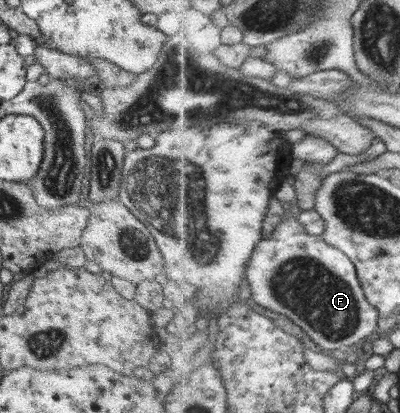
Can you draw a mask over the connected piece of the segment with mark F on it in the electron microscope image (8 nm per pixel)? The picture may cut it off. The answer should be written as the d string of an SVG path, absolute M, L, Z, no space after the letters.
M290 207L271 235L258 242L245 275L251 300L266 310L286 316L323 352L356 347L358 342L375 336L380 312L366 300L354 262L321 235L306 233L297 212Z

